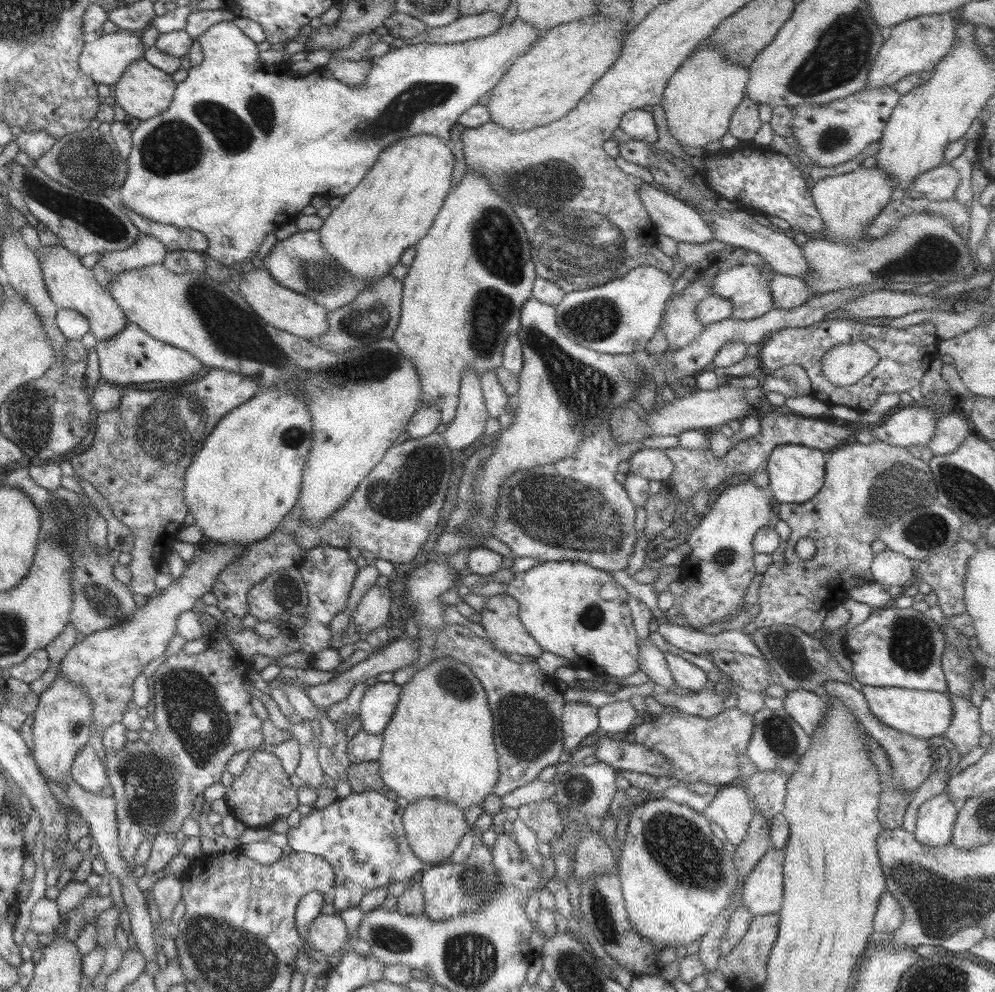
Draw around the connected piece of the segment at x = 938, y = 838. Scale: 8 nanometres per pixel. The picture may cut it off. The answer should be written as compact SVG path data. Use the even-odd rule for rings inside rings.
M945 792L936 794L917 808L913 836L928 847L949 843L955 814L957 807L951 803L949 795Z

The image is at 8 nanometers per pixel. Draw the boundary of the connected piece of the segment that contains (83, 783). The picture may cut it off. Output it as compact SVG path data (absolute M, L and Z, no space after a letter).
M88 744L73 757L68 776L73 783L91 793L99 793L108 785L105 767Z

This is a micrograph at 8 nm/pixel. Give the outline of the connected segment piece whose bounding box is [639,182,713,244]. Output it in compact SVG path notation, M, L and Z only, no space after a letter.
M643 182L639 186L639 199L658 235L685 244L705 244L713 240L713 231L704 217L671 194Z

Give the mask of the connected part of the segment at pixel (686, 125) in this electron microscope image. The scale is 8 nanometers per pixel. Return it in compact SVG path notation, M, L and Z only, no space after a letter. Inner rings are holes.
M706 46L692 52L667 80L658 102L663 108L667 131L682 149L692 154L703 153L707 142L721 140L728 132L729 117L745 97L747 82L747 69L734 62L730 64L720 48Z

